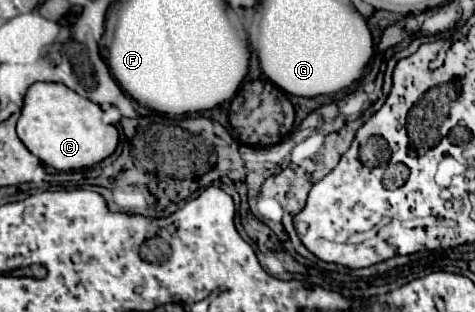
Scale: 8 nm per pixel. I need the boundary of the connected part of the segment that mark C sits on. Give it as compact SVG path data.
M34 83L26 91L18 137L44 165L60 171L92 167L110 157L118 145L118 129L102 121L102 109L62 83Z

